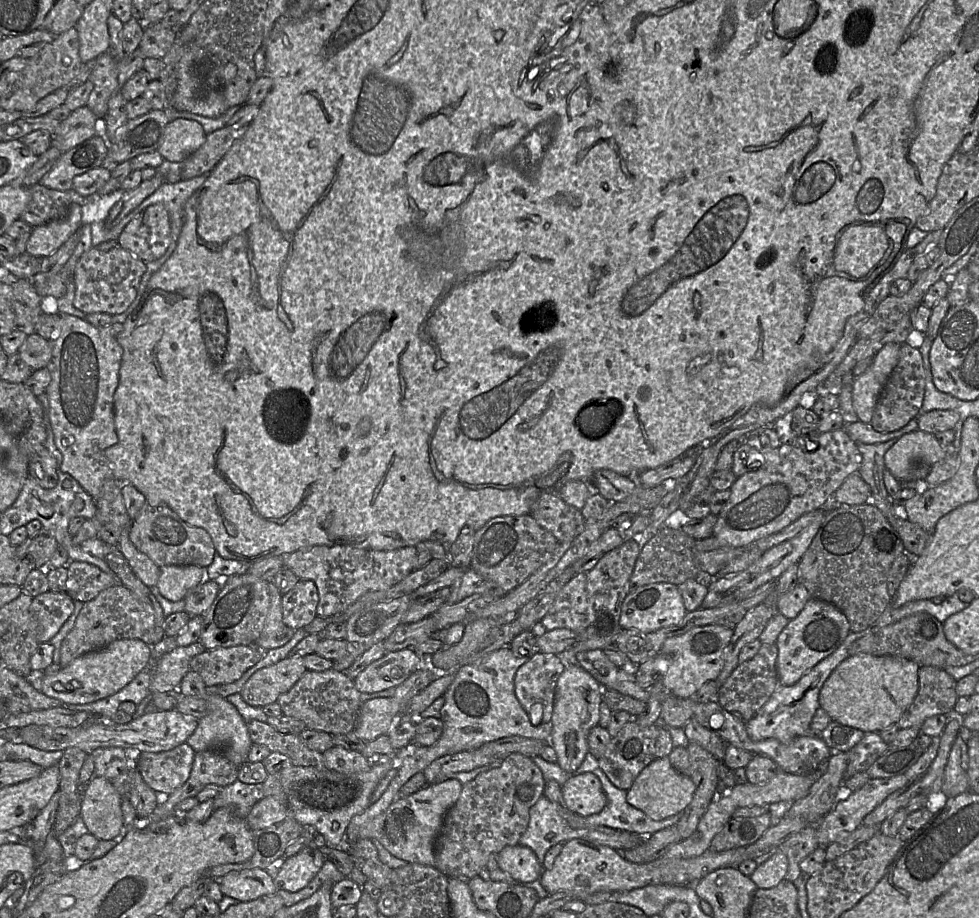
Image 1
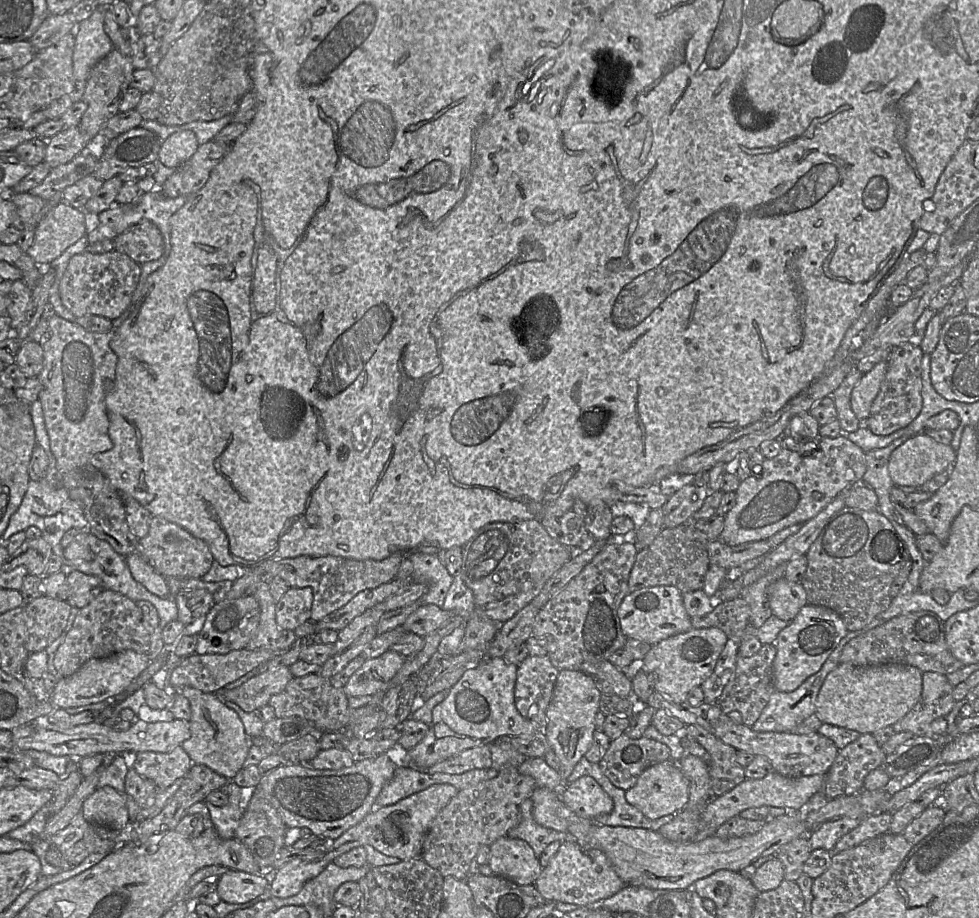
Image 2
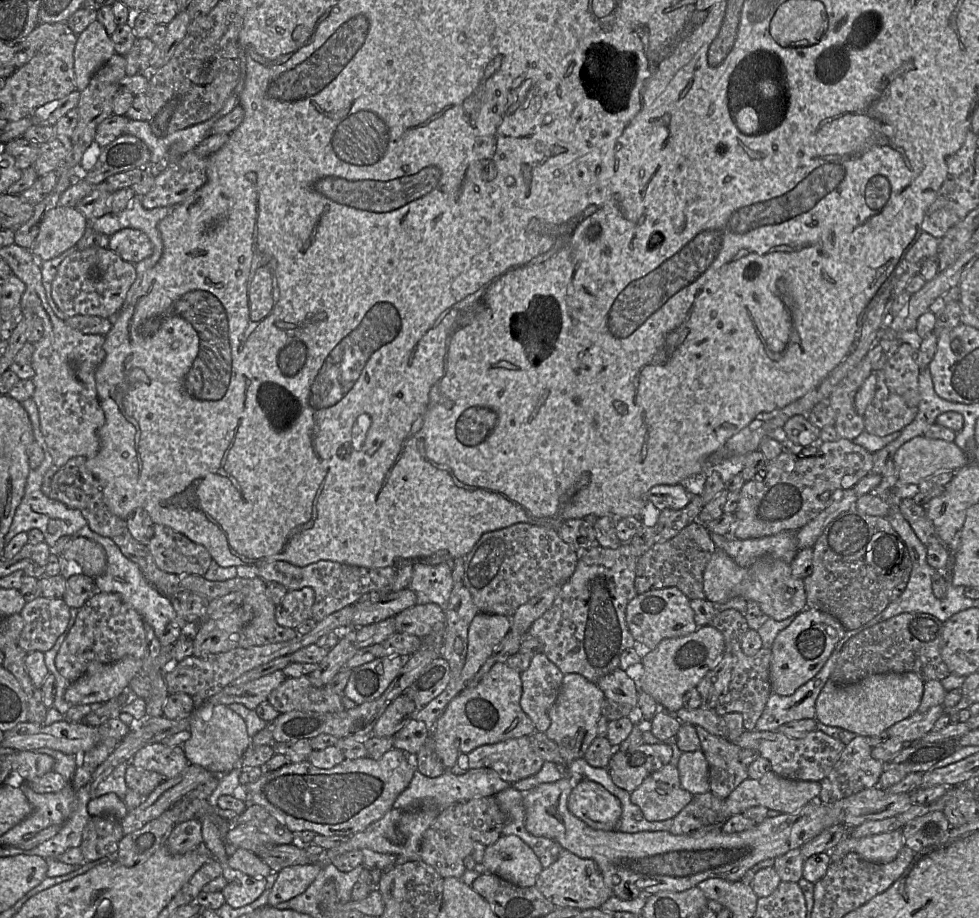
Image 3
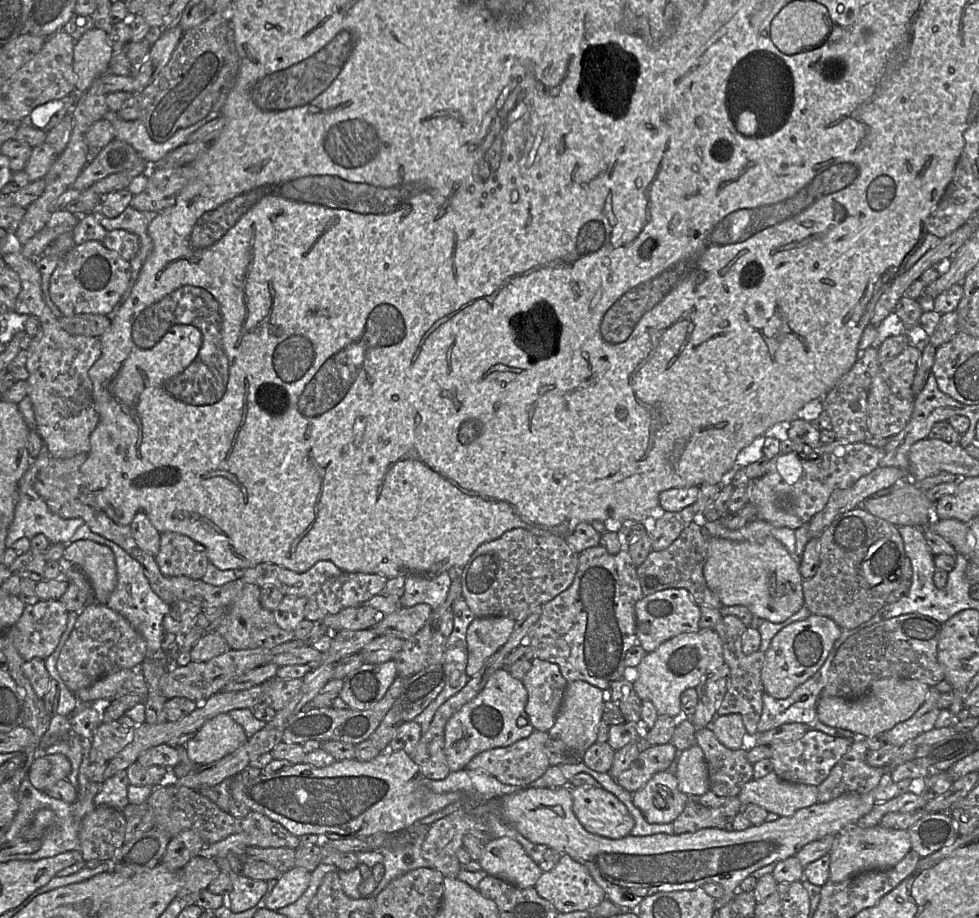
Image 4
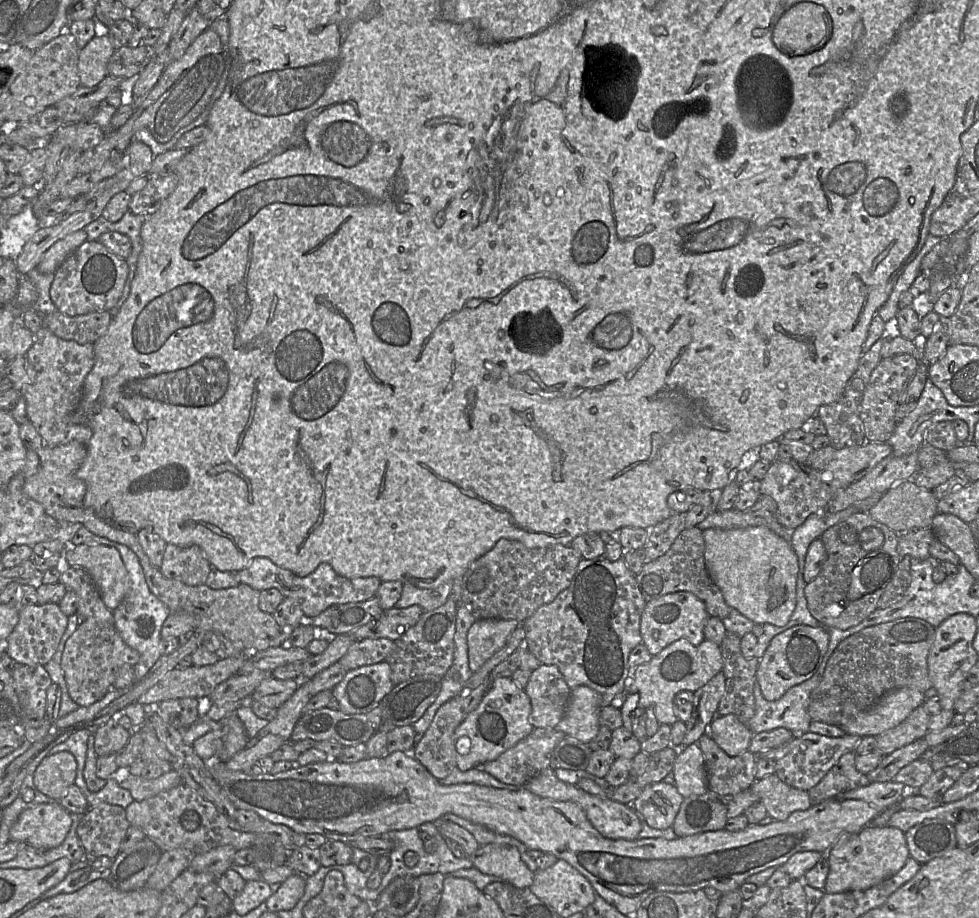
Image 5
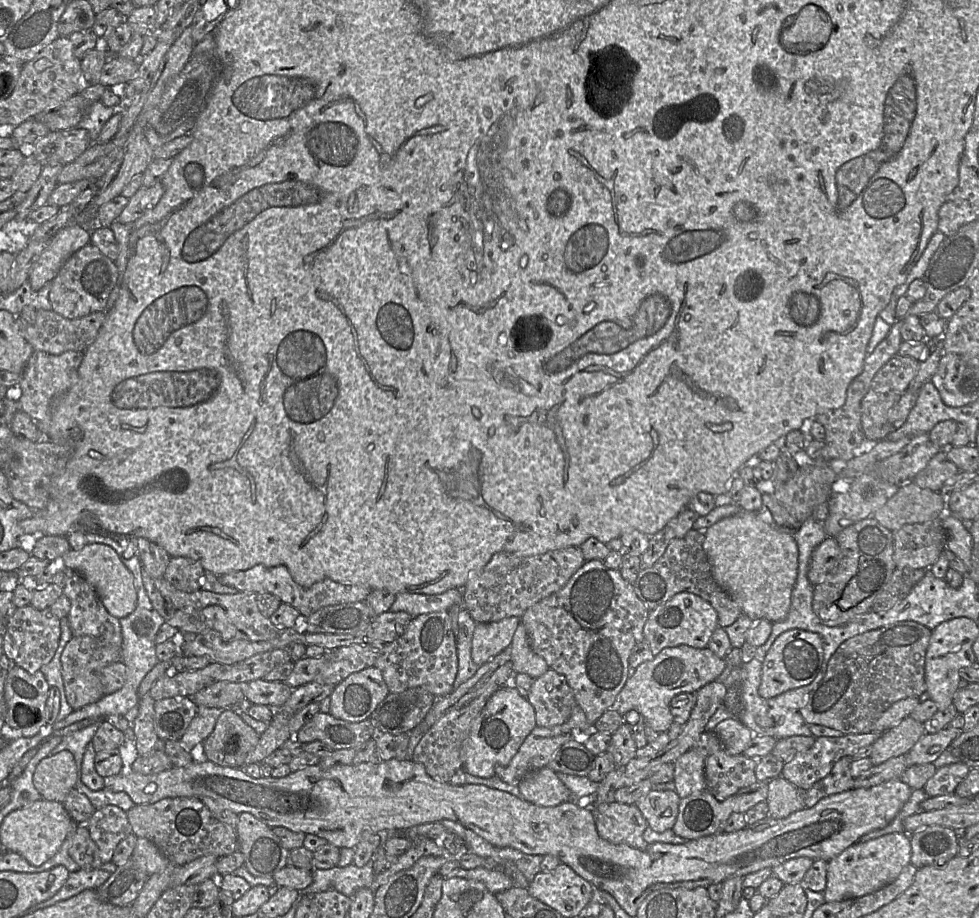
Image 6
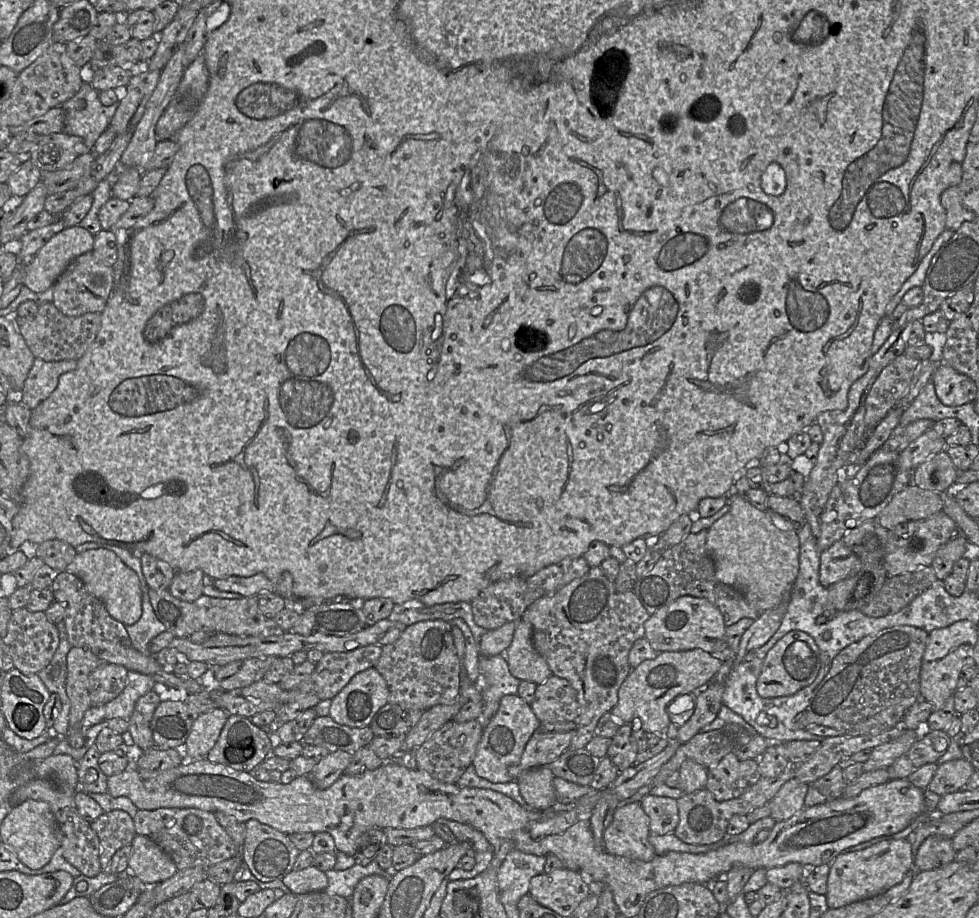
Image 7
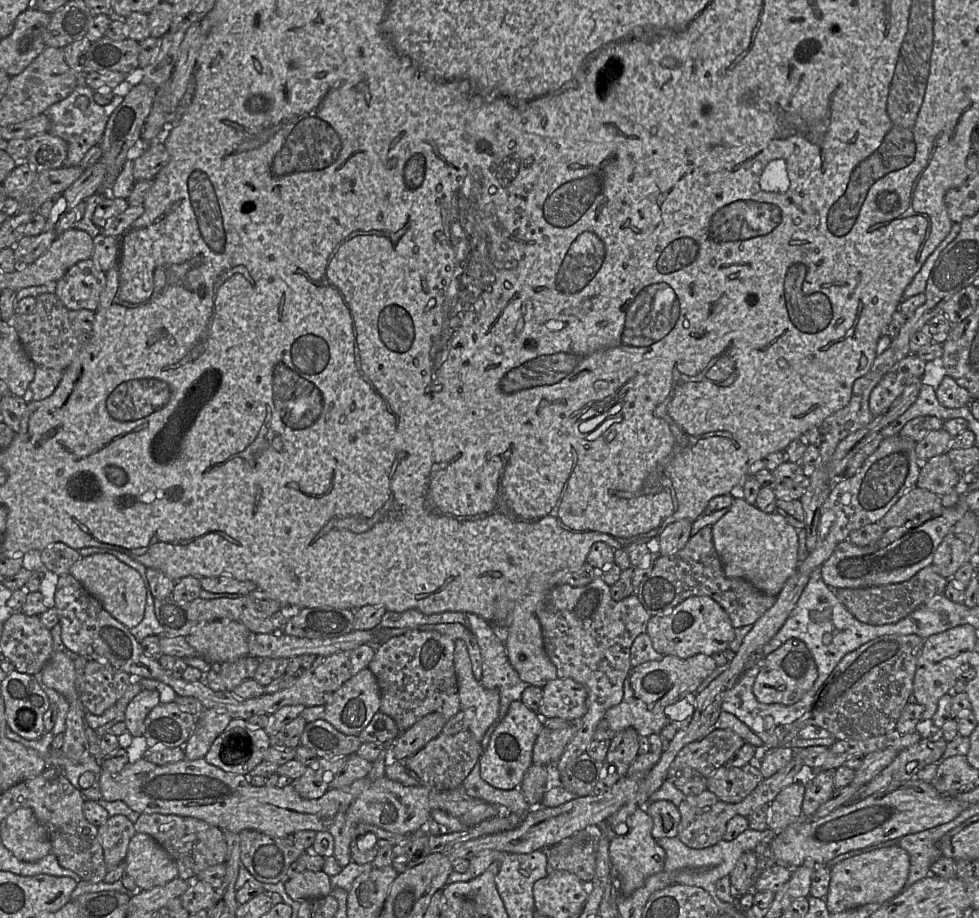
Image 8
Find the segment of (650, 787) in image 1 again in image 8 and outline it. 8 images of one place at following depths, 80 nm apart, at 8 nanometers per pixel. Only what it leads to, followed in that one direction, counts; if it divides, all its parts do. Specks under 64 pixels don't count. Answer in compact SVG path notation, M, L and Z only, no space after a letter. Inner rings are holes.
M659 800L650 802L645 807L653 821L652 836L655 840L677 836L681 820L677 806L670 801Z

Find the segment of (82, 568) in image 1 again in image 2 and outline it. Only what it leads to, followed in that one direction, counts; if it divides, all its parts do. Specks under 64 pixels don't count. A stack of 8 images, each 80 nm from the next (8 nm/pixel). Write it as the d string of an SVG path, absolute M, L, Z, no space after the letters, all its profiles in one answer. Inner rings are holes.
M73 570L67 575L69 596L67 602L71 607L79 609L88 605L103 590L102 580L95 575L88 575L78 570Z

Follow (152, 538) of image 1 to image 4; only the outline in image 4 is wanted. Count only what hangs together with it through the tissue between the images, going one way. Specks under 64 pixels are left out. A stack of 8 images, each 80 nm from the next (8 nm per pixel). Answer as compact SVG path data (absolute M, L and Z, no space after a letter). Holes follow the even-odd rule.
M162 532L160 548L155 556L163 575L202 579L210 563L206 549L186 535Z

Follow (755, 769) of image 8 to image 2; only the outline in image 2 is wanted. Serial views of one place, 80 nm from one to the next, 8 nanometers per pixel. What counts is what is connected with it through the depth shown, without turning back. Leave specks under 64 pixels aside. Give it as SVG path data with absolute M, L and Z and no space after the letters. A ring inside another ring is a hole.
M686 725L684 736L693 738L708 752L712 798L724 795L746 779L745 768L736 761L734 747L699 725Z

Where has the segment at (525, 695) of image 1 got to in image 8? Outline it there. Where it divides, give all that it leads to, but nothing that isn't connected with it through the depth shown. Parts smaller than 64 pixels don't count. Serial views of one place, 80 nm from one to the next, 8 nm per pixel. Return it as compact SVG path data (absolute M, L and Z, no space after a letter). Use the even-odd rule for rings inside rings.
M556 678L542 688L542 703L537 712L542 719L582 718L587 711L587 691L571 678Z

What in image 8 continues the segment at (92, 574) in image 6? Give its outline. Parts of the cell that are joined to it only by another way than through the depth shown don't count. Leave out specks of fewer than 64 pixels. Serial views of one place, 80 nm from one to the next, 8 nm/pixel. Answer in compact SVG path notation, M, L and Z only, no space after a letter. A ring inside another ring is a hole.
M109 553L81 557L70 568L69 574L94 596L104 609L128 629L137 626L144 617L146 589L140 574Z

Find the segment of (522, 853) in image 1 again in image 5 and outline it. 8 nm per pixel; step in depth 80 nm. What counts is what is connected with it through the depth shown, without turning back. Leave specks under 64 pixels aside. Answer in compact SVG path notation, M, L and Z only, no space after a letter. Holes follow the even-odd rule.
M486 844L467 857L480 872L493 875L516 888L529 888L533 883L534 872L522 861L516 847Z

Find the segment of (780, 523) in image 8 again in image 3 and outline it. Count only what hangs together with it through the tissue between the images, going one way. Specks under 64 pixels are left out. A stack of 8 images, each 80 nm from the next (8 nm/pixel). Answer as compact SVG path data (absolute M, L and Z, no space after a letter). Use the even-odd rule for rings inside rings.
M721 549L715 550L703 574L706 599L712 603L725 603L735 597L753 600L771 619L785 620L806 608L803 579L792 575L790 564L780 559L761 557L750 567L741 567Z

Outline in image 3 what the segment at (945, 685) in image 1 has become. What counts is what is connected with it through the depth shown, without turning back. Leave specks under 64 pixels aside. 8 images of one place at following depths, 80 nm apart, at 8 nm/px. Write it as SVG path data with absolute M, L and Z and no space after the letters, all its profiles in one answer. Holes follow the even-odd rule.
M924 681L924 692L917 710L888 728L889 738L910 744L932 731L937 719L946 711L944 706L946 693L941 681Z

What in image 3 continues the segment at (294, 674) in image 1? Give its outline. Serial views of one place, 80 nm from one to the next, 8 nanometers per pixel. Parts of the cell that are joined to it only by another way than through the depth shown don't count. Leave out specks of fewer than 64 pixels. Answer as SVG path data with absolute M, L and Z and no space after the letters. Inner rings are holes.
M279 670L243 685L228 685L205 701L214 705L242 704L248 709L255 710L267 701L269 694L286 679L283 671Z

